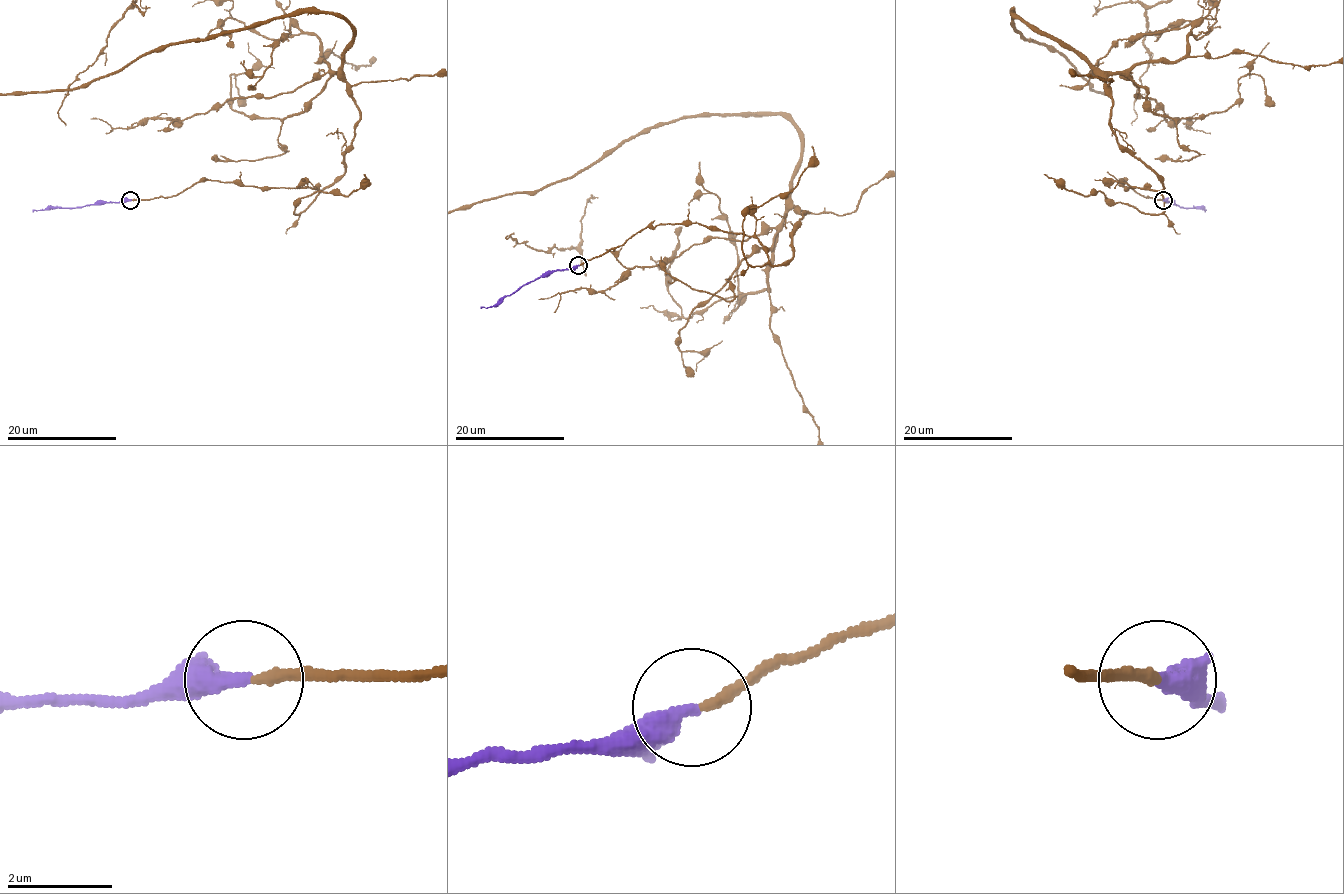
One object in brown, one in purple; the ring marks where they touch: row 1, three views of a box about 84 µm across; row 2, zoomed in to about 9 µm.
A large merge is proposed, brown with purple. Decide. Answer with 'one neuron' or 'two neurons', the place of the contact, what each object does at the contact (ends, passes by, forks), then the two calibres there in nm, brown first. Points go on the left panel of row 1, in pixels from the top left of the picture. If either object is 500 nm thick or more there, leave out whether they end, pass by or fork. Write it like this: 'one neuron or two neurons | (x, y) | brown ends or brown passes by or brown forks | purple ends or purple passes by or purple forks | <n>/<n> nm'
one neuron | (130, 200) | brown ends | purple ends | 200/320 nm

